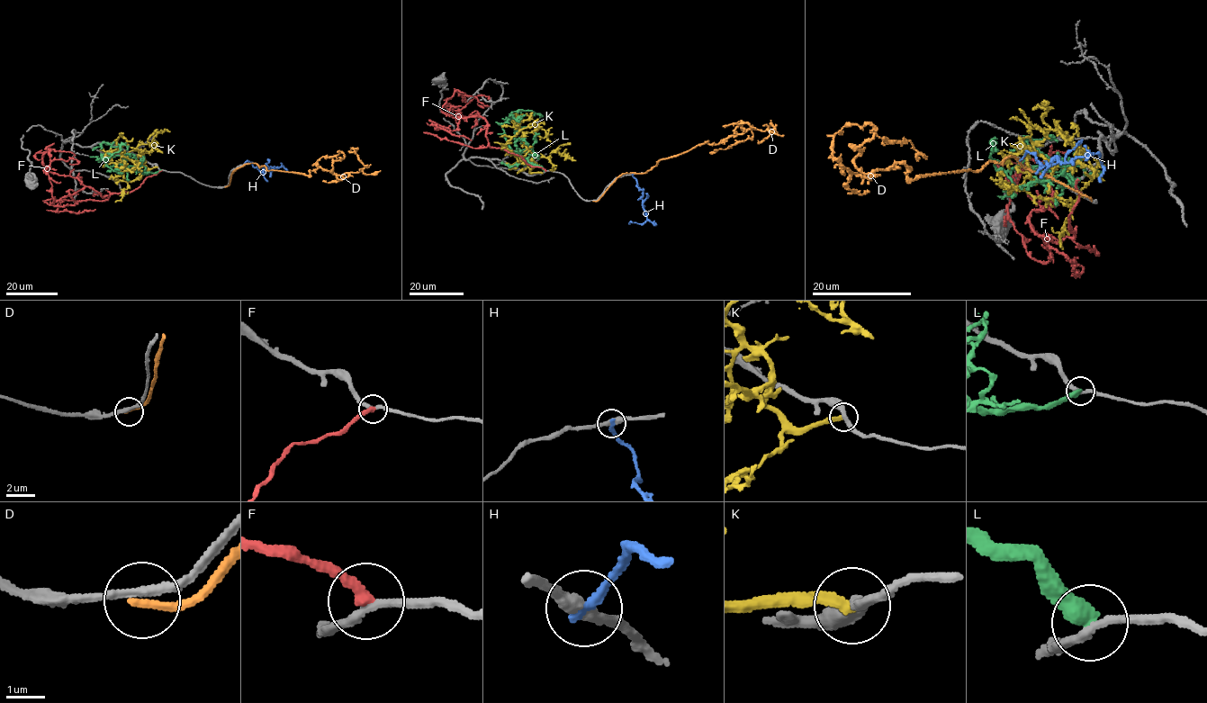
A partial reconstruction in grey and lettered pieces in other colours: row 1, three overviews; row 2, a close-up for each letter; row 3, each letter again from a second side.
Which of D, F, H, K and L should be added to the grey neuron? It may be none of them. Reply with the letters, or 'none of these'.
F

